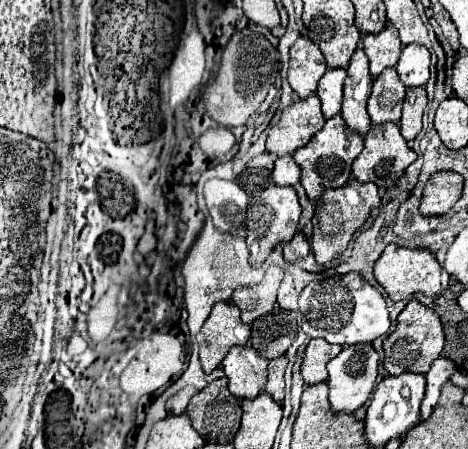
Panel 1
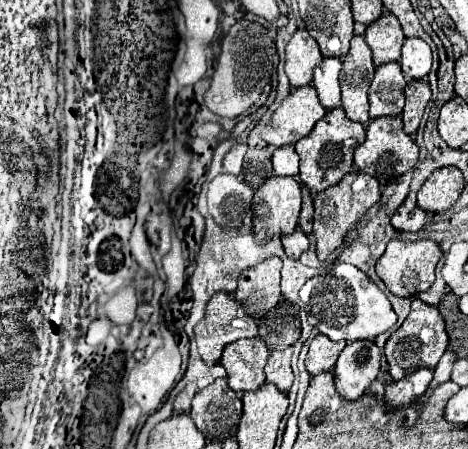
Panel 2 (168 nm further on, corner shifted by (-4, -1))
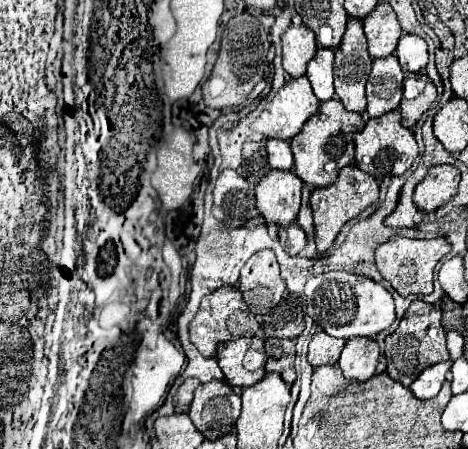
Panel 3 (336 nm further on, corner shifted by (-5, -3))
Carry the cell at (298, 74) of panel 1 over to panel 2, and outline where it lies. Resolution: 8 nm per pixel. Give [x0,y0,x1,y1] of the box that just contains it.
[286,30,322,88]

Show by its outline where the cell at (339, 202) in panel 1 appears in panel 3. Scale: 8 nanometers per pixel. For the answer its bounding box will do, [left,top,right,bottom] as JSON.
[311,164,379,254]

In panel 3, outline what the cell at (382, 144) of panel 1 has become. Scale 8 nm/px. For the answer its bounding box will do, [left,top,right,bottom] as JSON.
[355,110,419,180]

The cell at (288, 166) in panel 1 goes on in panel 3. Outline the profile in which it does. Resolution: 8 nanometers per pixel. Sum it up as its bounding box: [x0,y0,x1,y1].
[267,140,293,170]

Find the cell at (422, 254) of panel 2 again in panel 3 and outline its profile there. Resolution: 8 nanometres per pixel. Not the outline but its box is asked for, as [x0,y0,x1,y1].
[375,236,451,296]

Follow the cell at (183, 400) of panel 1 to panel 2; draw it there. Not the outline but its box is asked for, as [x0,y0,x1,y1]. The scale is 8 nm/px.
[174,382,198,414]

